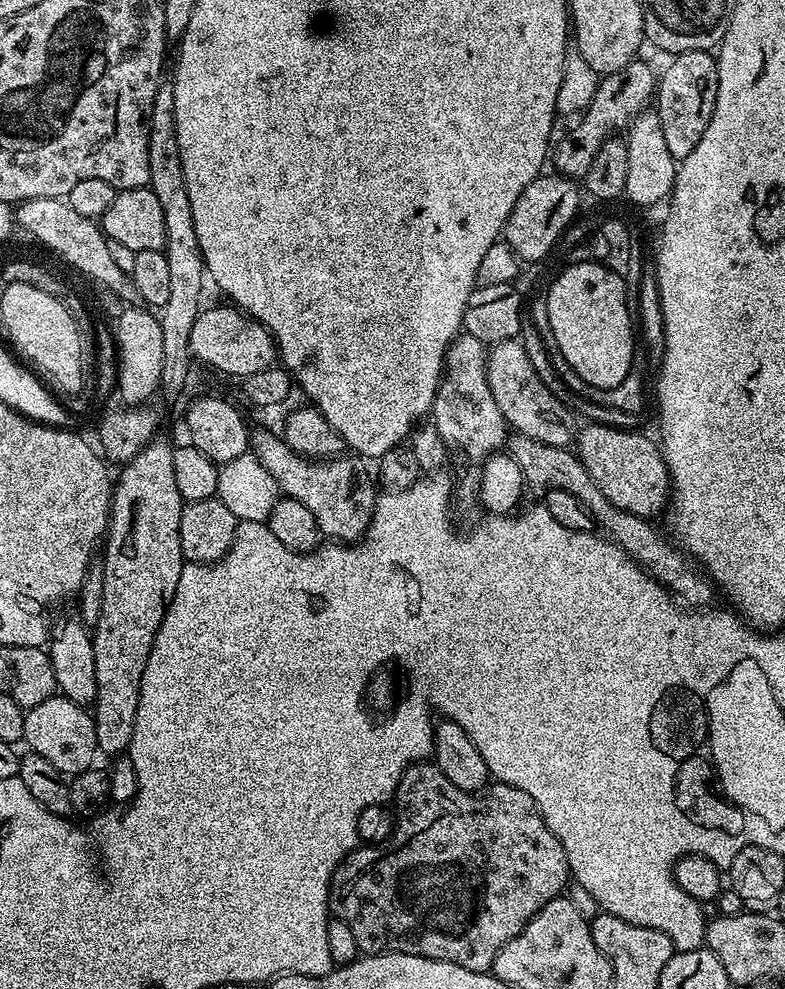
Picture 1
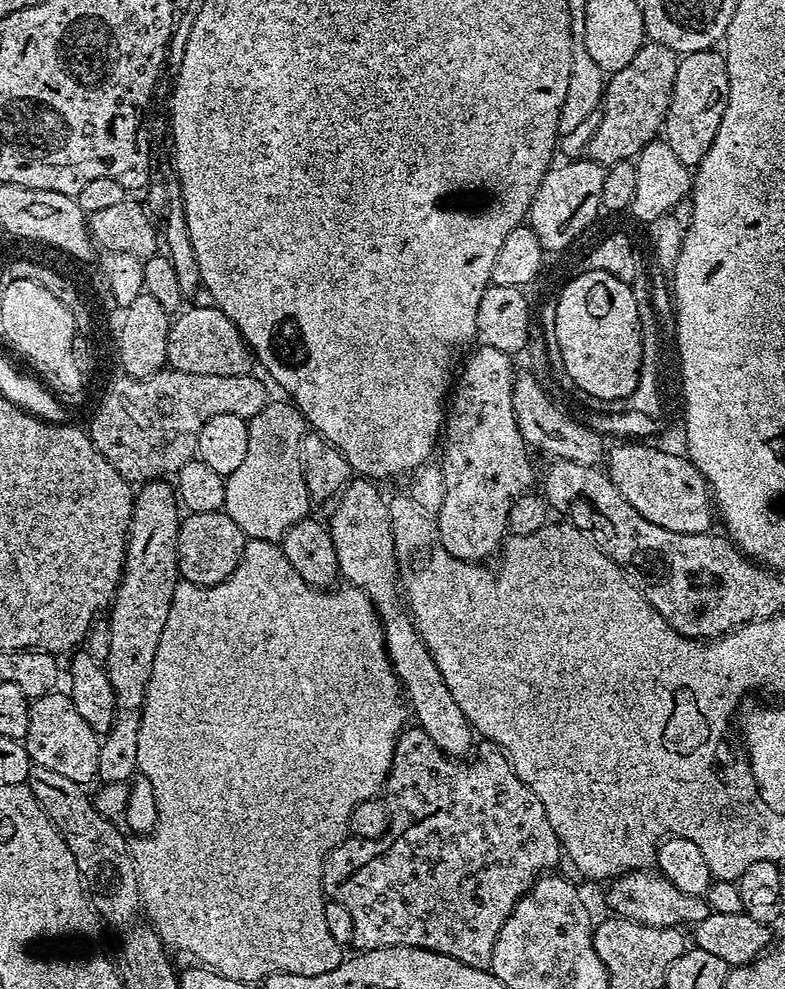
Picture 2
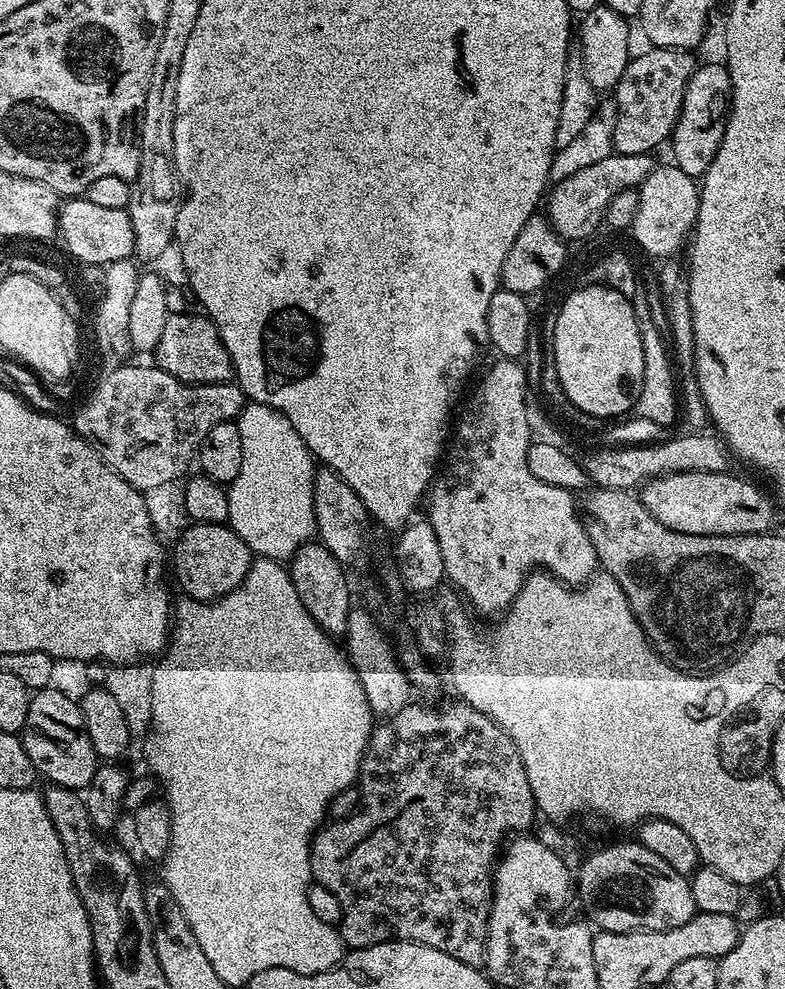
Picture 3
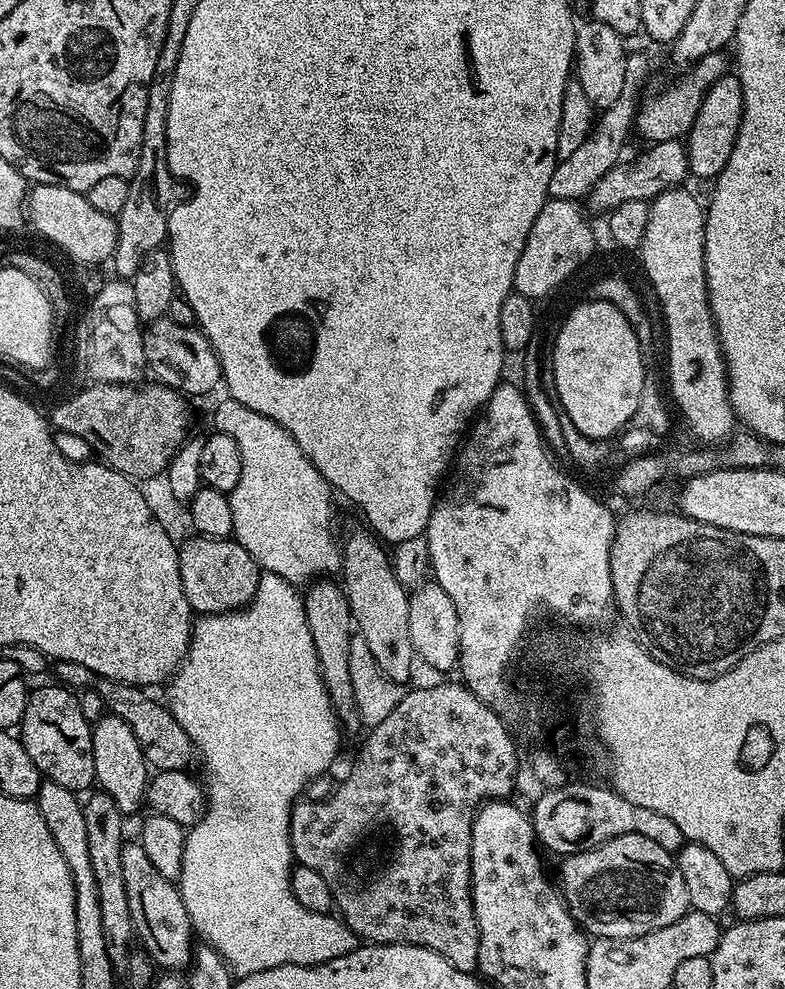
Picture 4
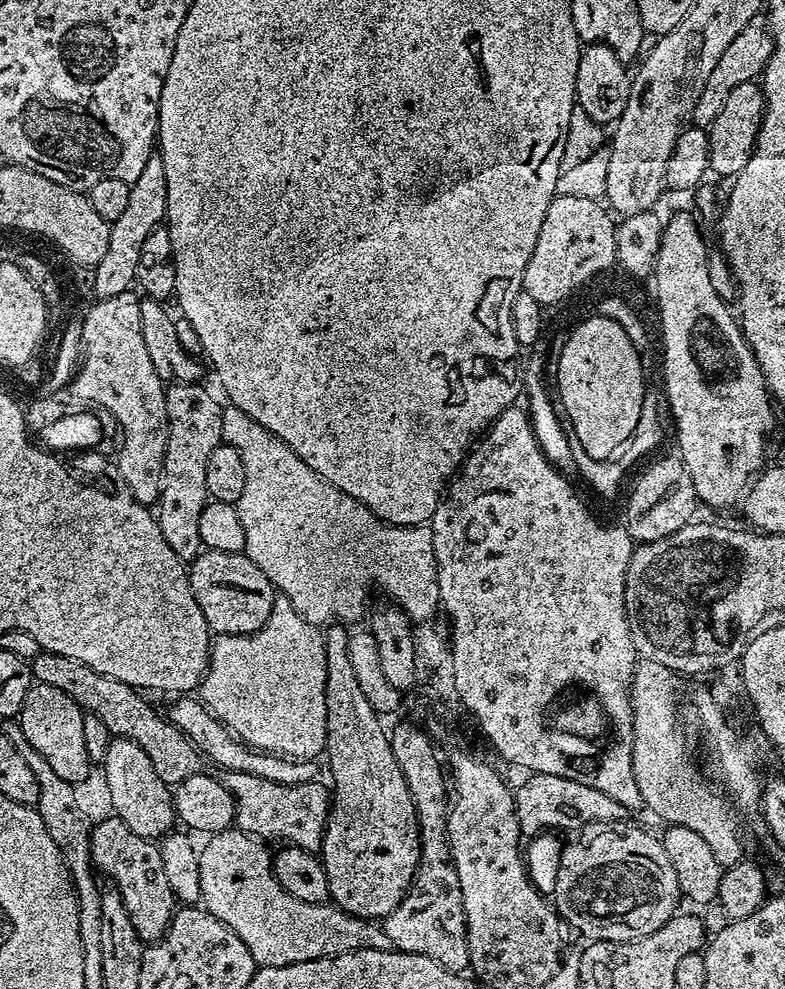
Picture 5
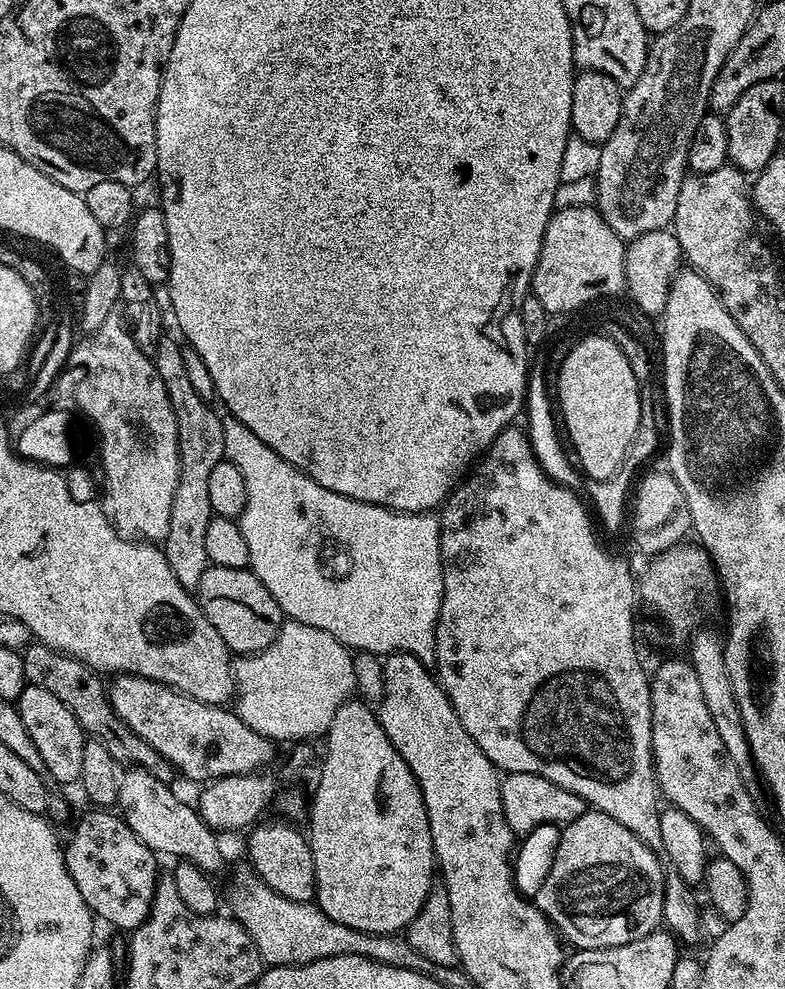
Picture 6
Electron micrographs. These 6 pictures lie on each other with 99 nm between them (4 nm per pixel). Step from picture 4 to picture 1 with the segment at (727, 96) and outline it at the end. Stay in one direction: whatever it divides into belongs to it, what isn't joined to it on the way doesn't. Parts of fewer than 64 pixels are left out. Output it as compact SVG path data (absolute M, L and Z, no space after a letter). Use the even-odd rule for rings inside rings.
M682 52L671 57L668 69L658 76L654 110L662 122L662 134L666 138L666 150L678 162L684 160L698 146L702 133L714 114L714 102L718 98L718 70L716 56L707 52Z

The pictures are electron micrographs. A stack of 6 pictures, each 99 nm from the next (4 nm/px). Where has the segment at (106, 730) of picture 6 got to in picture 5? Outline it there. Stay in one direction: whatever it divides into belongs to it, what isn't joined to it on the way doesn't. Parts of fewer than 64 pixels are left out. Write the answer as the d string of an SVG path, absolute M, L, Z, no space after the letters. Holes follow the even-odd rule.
M53 652L40 653L30 661L32 678L37 684L54 686L54 690L62 690L79 708L85 712L96 714L102 720L106 729L116 738L133 740L150 758L154 766L154 774L162 778L162 782L169 786L177 786L190 775L203 773L206 768L204 755L174 726L172 721L160 716L143 700L141 693L135 688L126 686L126 682L118 682L109 676L98 674L90 670L90 666L79 664L74 658L66 658L62 654Z

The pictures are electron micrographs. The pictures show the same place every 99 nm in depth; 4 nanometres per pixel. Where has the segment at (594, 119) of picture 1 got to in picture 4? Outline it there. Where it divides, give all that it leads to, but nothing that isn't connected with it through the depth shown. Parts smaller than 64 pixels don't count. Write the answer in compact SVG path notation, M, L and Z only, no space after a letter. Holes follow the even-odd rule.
M723 51L706 54L706 58L696 61L687 69L685 76L680 76L669 88L656 92L648 101L641 103L636 110L635 131L640 131L648 142L657 144L667 140L684 140L690 126L694 126L694 118L698 118L698 106L702 106L702 98L718 78L729 71L730 60L724 57Z

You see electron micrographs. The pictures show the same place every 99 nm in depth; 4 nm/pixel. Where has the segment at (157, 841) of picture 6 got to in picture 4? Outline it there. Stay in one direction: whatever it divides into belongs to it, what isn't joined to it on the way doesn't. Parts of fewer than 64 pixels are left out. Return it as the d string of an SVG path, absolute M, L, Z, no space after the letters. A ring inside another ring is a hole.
M105 714L92 724L92 749L96 751L96 784L108 793L118 806L118 810L131 814L145 803L145 792L148 789L150 768L140 749L134 730L122 722L122 718Z

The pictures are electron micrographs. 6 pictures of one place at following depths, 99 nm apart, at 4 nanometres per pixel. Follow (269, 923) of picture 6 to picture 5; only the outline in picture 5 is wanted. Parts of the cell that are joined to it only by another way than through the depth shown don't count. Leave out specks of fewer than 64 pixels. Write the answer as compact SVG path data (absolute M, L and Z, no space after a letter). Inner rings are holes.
M227 830L209 835L206 842L208 845L200 852L203 907L246 942L259 967L290 966L347 952L389 947L379 923L359 920L331 903L298 902L298 898L286 894L272 872L273 853L267 852L261 841L239 830Z

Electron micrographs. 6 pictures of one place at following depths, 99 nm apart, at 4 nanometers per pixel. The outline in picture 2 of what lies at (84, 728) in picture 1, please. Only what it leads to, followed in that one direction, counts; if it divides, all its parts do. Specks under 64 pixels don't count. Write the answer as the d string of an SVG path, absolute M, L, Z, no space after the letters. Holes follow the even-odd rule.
M53 690L47 692L45 696L35 697L28 705L28 713L30 723L26 725L26 734L22 743L33 764L46 766L49 770L63 774L64 777L70 778L70 782L78 782L81 786L87 785L87 780L95 781L97 779L101 737L78 715L78 710L74 710L74 702L67 694L60 690Z

